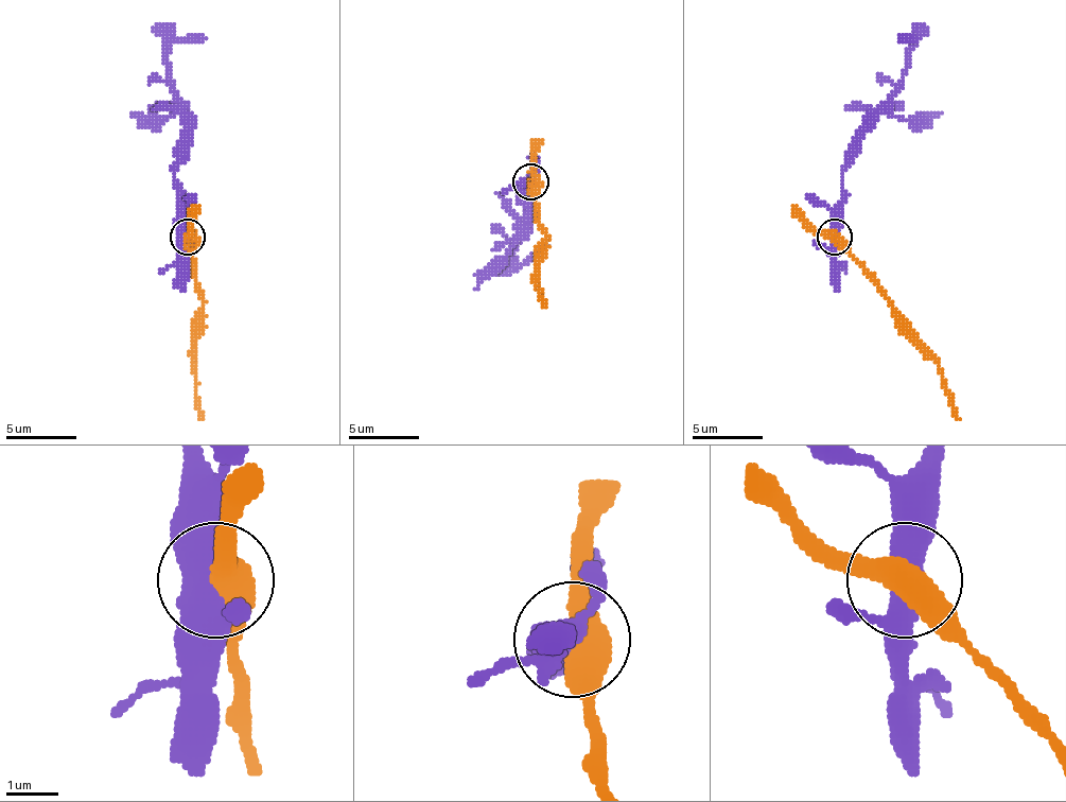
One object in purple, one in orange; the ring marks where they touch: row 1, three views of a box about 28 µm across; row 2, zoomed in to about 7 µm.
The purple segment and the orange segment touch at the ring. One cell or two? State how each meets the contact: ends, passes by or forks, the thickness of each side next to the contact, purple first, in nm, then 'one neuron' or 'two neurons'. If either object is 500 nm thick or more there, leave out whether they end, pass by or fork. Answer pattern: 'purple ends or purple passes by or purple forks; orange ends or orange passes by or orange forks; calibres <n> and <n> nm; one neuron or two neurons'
calibres 480 and 500 nm; two neurons

